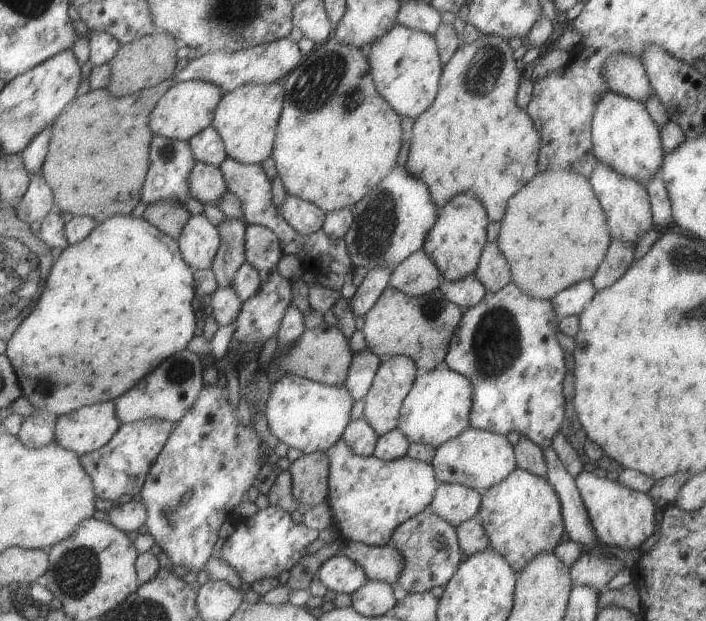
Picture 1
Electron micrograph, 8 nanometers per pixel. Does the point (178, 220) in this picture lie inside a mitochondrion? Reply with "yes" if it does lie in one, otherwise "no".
no

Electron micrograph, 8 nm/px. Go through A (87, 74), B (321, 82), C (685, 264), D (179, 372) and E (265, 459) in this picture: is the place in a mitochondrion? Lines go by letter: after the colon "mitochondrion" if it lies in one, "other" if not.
A: other
B: mitochondrion
C: mitochondrion
D: mitochondrion
E: other

